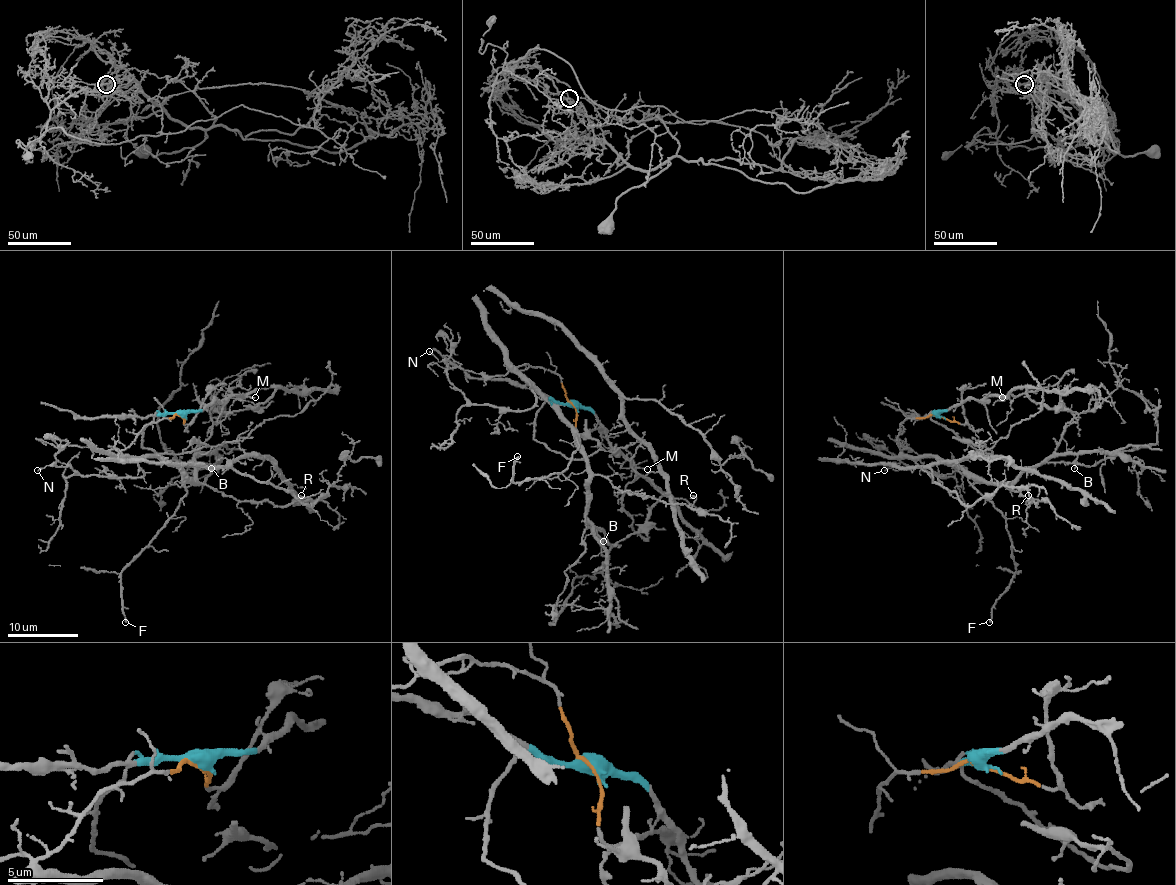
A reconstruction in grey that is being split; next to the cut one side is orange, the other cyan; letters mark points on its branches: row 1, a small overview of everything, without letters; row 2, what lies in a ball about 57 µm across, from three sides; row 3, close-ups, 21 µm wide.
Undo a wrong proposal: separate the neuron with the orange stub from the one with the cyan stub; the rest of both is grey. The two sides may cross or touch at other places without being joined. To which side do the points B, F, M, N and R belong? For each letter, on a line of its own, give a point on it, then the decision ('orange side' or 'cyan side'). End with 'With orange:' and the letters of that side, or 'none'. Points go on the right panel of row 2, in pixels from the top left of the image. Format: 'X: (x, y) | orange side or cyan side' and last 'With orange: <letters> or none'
B: (1074, 468) | orange side
F: (989, 622) | orange side
M: (1002, 397) | cyan side
N: (884, 470) | orange side
R: (1028, 495) | orange side
With orange: B, F, N, R

